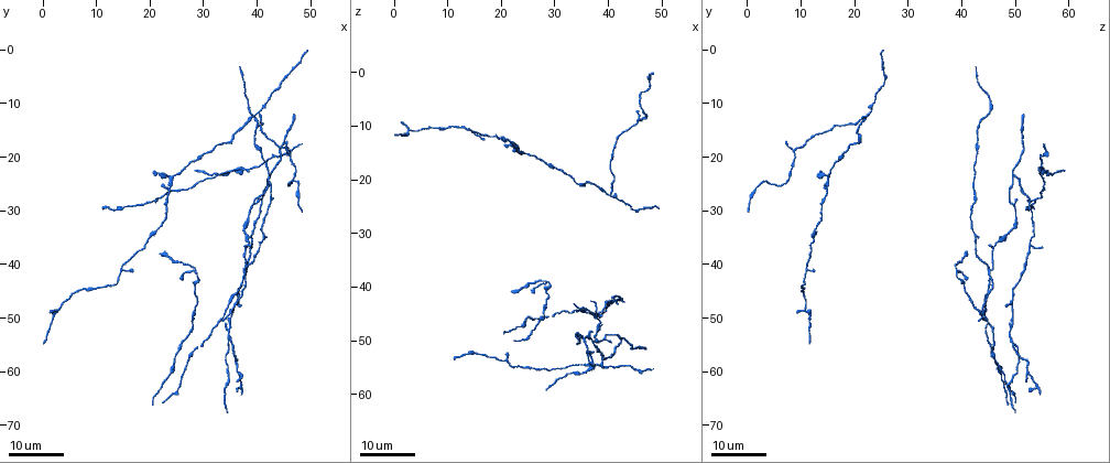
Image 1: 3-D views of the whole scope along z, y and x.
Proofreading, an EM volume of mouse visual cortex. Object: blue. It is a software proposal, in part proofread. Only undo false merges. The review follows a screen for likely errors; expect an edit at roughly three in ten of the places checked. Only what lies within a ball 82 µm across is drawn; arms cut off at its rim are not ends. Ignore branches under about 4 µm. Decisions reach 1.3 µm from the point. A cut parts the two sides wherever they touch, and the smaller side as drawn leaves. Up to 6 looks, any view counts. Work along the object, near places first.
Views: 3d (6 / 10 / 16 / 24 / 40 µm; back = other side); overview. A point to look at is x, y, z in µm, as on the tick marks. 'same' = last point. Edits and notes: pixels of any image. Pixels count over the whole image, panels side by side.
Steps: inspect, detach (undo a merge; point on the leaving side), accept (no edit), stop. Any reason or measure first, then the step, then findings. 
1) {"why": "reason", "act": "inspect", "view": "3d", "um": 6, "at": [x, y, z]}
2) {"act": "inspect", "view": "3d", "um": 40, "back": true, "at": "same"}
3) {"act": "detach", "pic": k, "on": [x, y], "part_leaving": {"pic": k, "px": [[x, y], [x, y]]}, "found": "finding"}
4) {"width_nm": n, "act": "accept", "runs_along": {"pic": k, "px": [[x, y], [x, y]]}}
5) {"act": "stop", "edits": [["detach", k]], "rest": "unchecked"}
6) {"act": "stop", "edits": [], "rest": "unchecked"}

{"why": "side arm on a straight run", "act": "inspect", "view": "3d", "um": 24, "at": [26.0, 60.0, 47.5]}

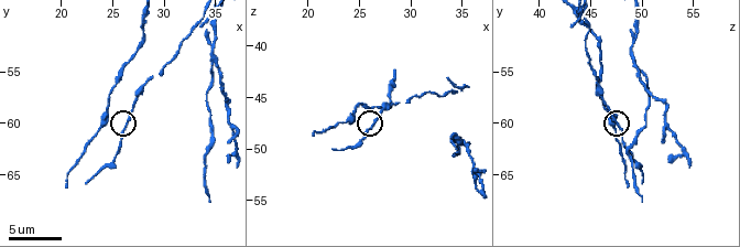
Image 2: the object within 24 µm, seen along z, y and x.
{"act": "inspect", "view": "3d", "um": 10, "at": [26.2, 60.2, 47.6]}

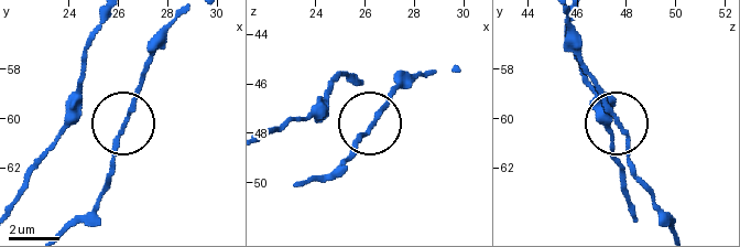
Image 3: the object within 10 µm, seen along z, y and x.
{"act": "accept", "runs_along": {"pic": 3, "px": [[177, 21], [142, 77], [115, 148], [110, 176]]}, "found": "continuous, no second neuron"}

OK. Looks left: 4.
{"why": "three arms meet", "act": "inspect", "view": "3d", "um": 16, "at": [36.5, 23.0, 55.0]}

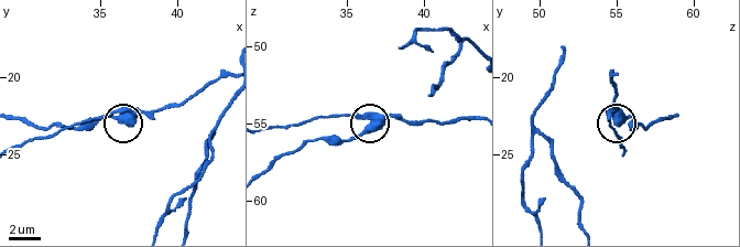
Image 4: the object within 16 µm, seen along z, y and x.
{"act": "inspect", "view": "3d", "um": 10, "at": [36.4, 22.6, 55.0]}

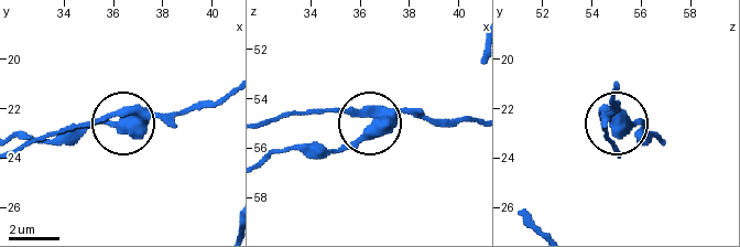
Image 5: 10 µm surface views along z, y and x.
{"act": "detach", "pic": 5, "on": [113, 122], "part_leaving": {"pic": 5, "px": [[391, 118], [330, 149], [268, 151]]}, "found": "two neurons meet here"}

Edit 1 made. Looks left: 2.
{"why": "two arms in line, one across", "act": "inspect", "view": "3d", "um": 24, "at": [40.5, 11.5, 22.5]}

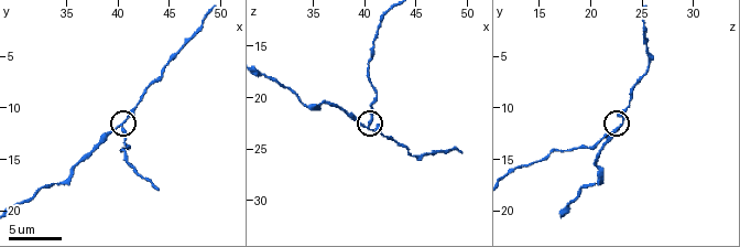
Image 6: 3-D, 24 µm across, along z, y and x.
{"act": "inspect", "view": "3d", "um": 10, "at": [40.4, 12.0, 22.8]}

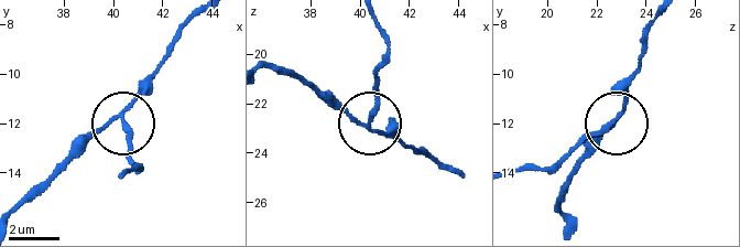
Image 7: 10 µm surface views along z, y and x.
{"width_nm": 150, "act": "detach", "pic": 7, "on": [132, 131], "part_leaving": {"pic": 7, "px": [[124, 111], [130, 153], [143, 168], [126, 172]]}, "found": "a second neuron is stuck on"}

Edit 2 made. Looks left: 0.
{"act": "stop", "edits": [["detach", 5], ["detach", 7]], "rest": "unchecked"}

